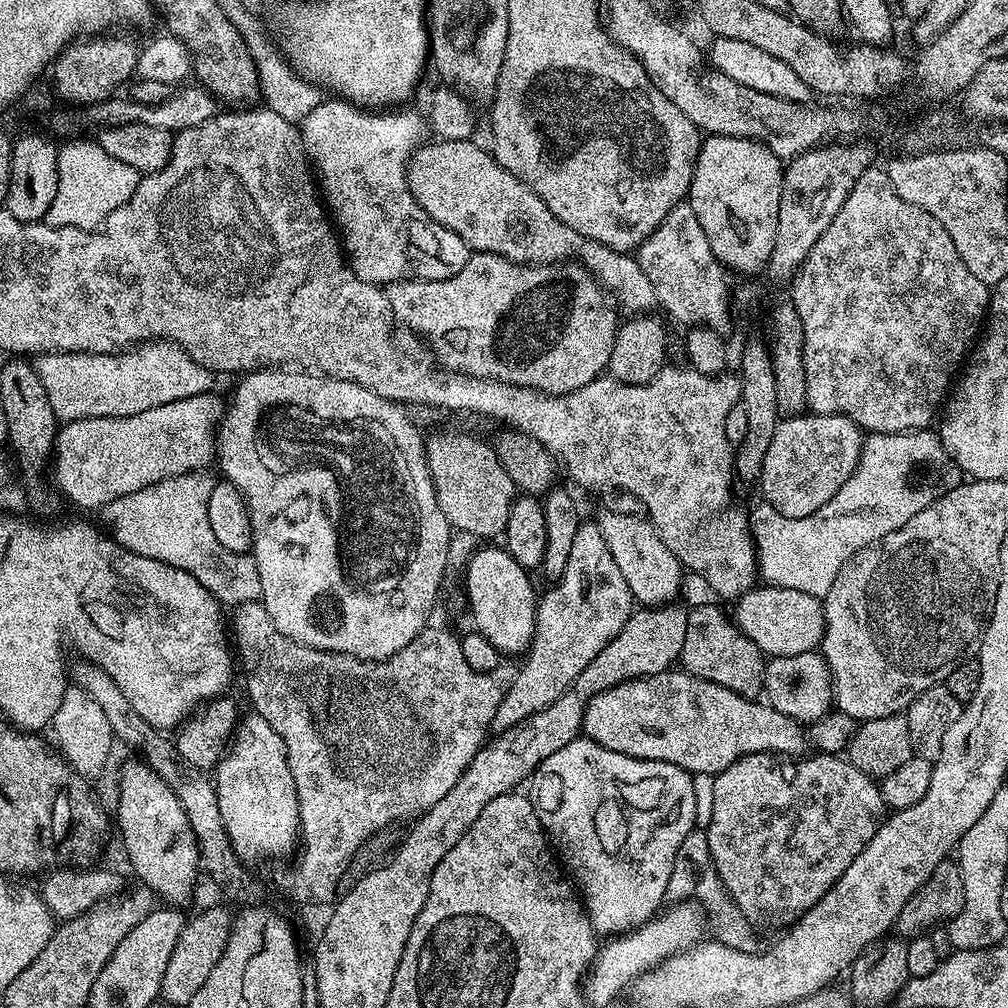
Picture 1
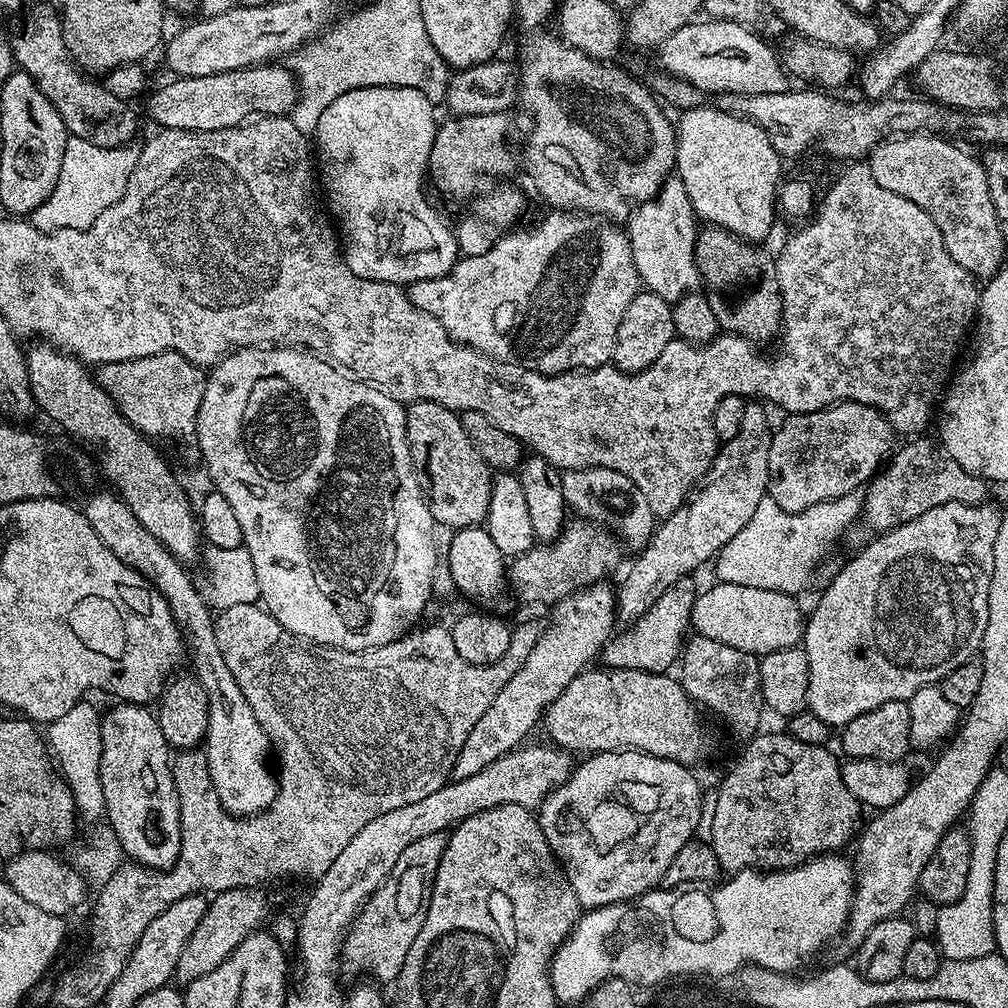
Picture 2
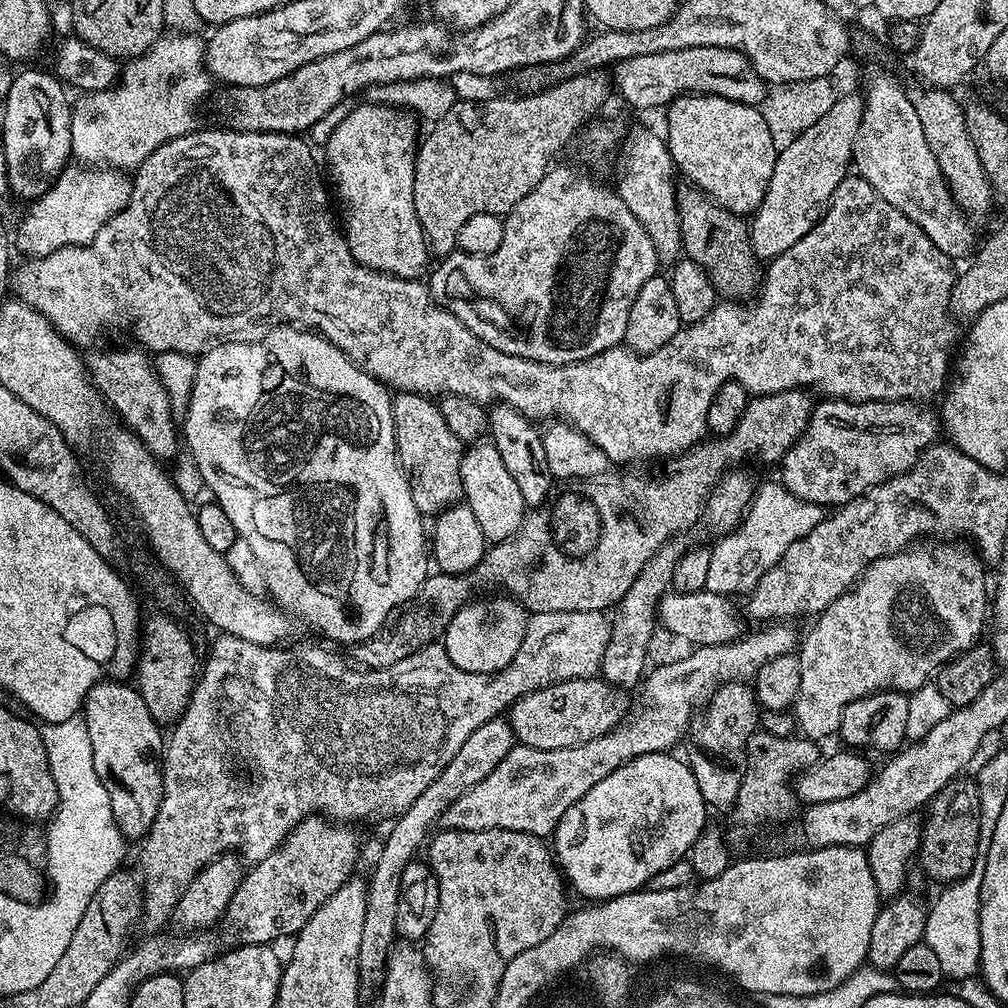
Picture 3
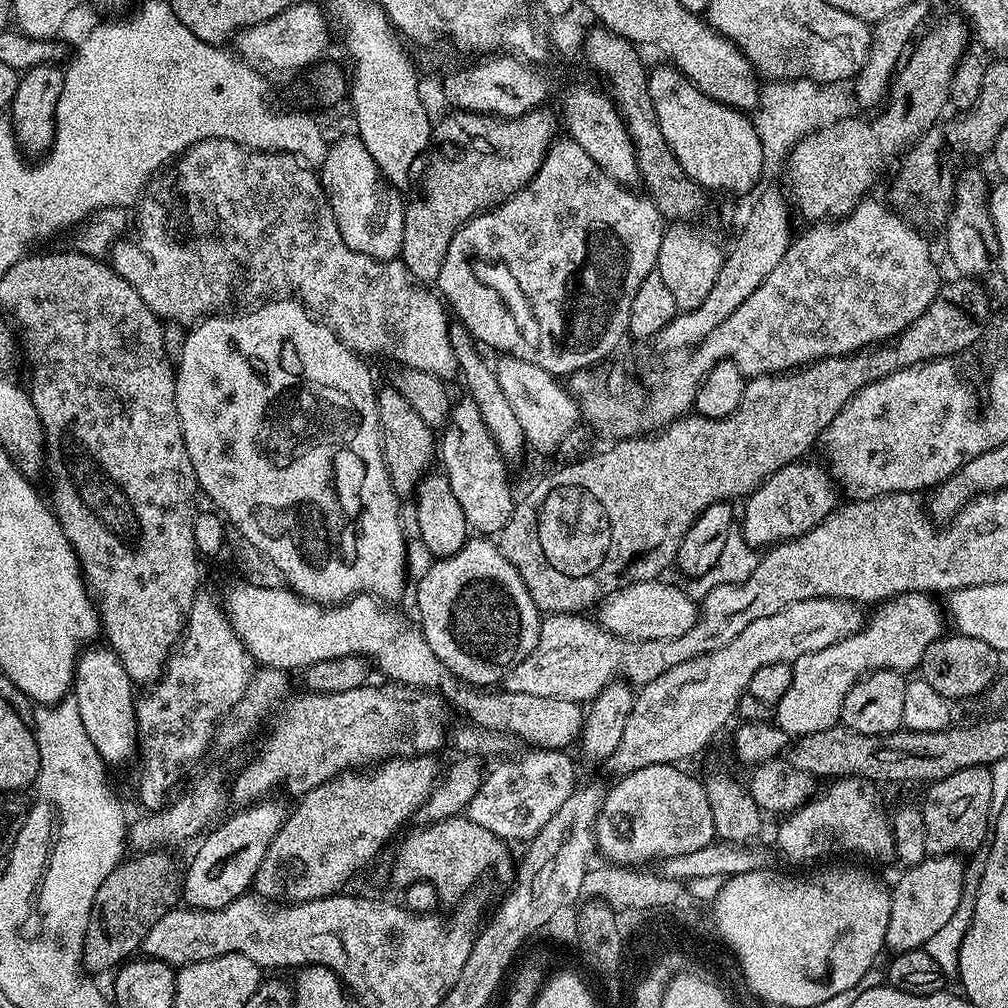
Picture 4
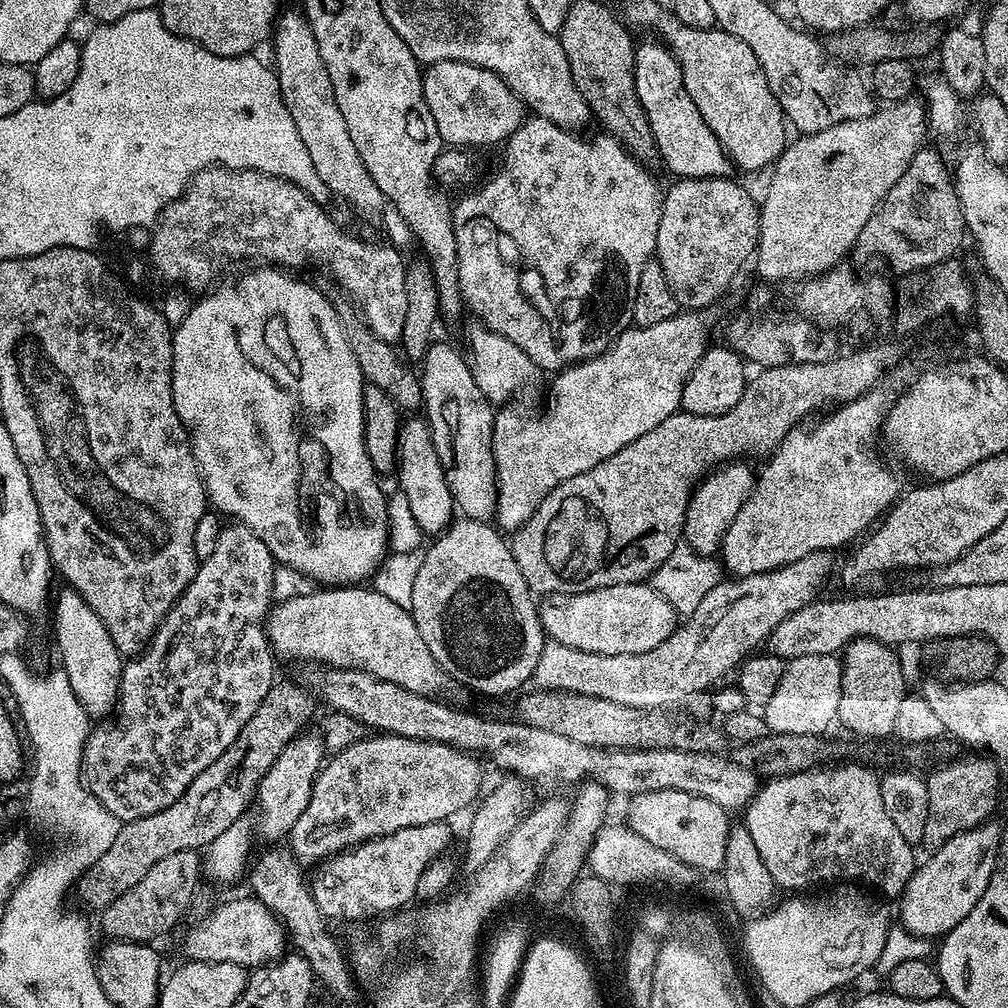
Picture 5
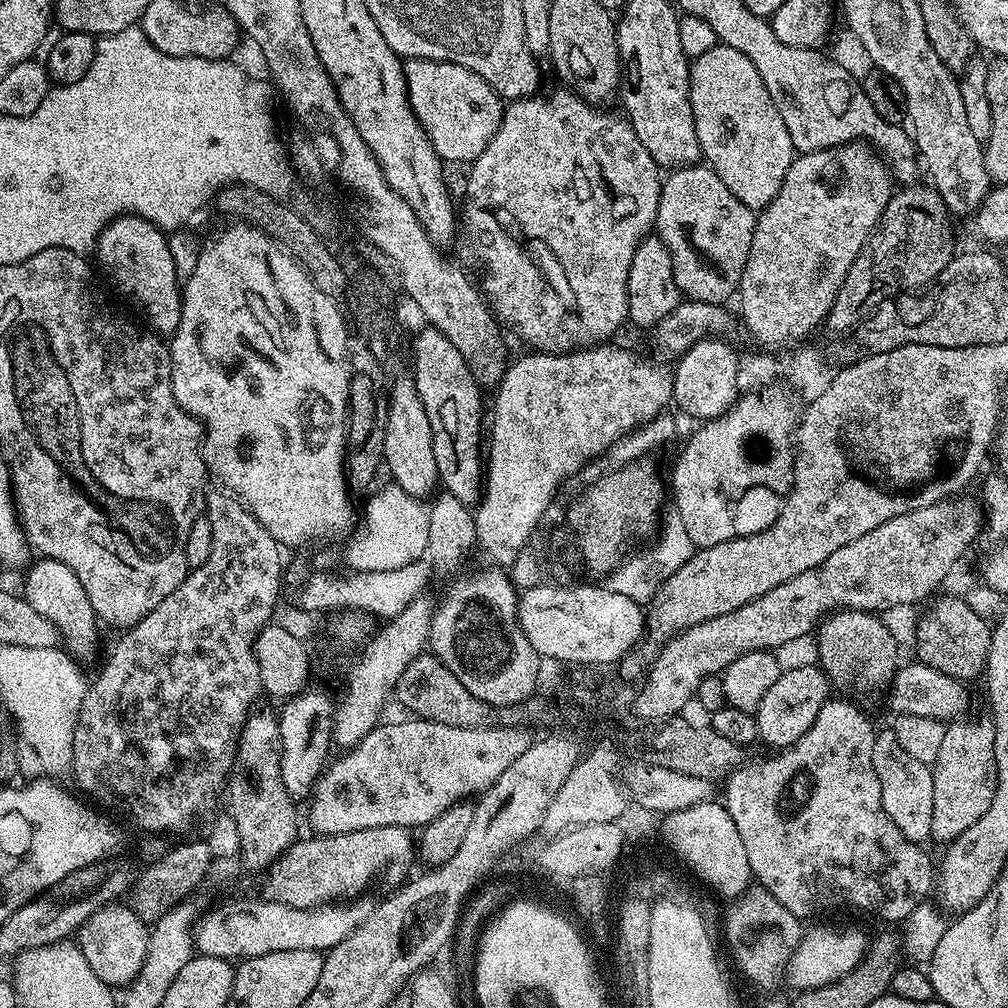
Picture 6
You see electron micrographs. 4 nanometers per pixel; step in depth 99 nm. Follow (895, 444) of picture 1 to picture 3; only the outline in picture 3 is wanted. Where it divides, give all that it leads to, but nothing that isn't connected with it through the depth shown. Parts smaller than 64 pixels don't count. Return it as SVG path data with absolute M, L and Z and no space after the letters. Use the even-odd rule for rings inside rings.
M772 478L772 480L766 481L761 488L759 485L755 489L752 503L749 504L748 511L745 512L744 519L740 521L739 526L733 532L723 533L717 539L720 541L716 545L711 545L710 570L707 571L705 589L729 598L735 597L735 592L751 593L758 586L762 574L766 574L766 570L774 567L786 554L786 550L794 542L798 542L798 538L810 534L810 530L814 530L814 526L818 526L818 522L822 522L824 519L826 519L825 505L806 502L802 498L790 494L779 479Z

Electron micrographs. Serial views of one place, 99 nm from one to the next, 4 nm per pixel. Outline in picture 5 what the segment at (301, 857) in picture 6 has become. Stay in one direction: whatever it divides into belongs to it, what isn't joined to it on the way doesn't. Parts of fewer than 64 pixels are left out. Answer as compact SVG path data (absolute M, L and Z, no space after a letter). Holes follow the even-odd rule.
M447 823L427 824L426 826L406 826L402 830L394 830L394 834L379 836L366 840L354 848L347 848L337 856L329 856L315 865L313 876L310 876L310 889L318 910L329 921L358 920L372 912L372 900L412 900L416 894L418 878L422 878L422 870L430 866L439 856L445 855L448 844Z

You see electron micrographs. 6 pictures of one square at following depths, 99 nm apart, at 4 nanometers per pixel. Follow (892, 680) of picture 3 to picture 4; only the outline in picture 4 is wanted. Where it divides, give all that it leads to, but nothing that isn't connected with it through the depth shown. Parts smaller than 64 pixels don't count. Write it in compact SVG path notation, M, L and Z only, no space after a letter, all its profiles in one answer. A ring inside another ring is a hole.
M903 592L883 601L875 609L876 617L873 620L871 617L853 636L826 646L826 650L814 650L814 654L802 654L792 661L790 688L774 705L776 727L792 738L835 728L841 723L840 707L846 694L850 694L852 687L869 672L890 668L894 672L908 674L911 668L912 671L919 669L926 646L939 640L946 632L945 613L941 605L939 608L932 600L935 599L927 592Z

